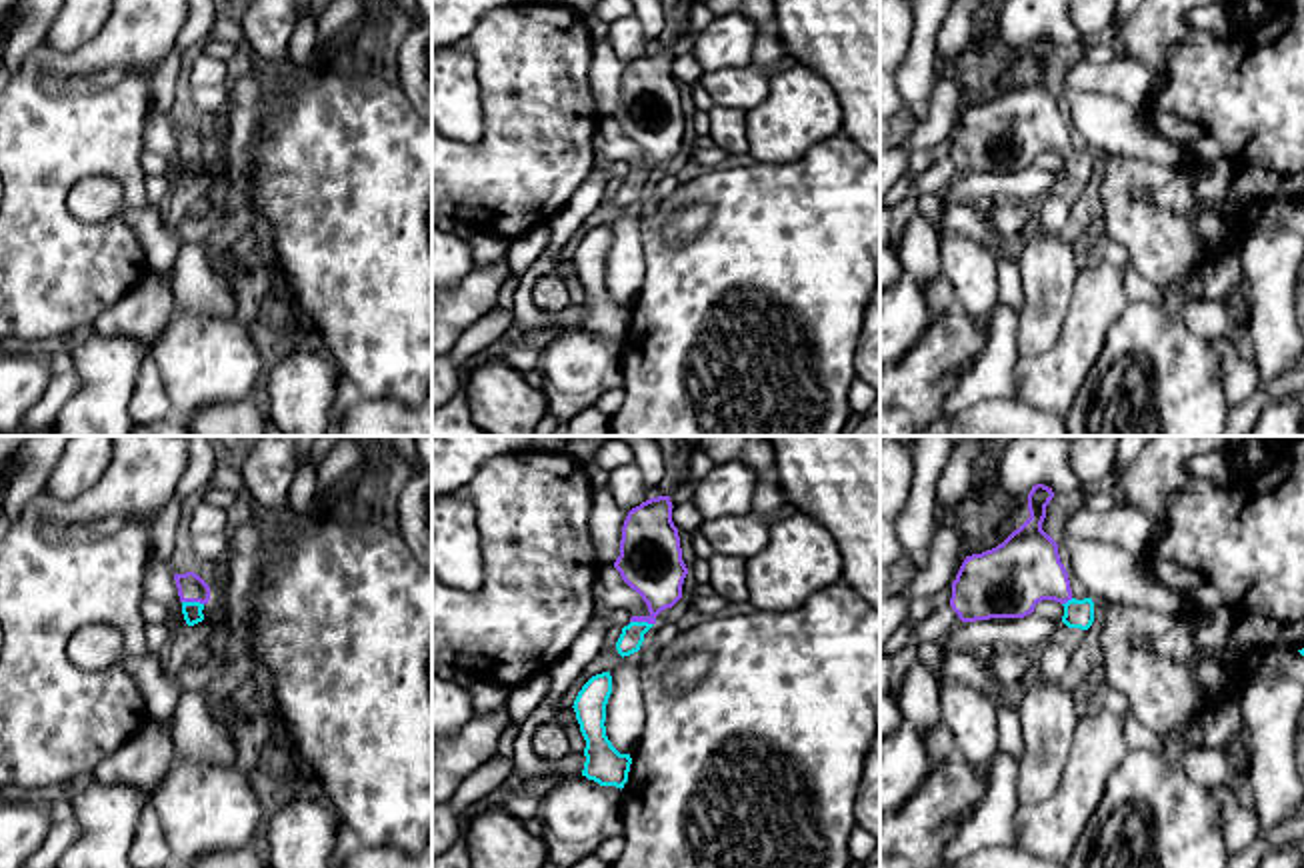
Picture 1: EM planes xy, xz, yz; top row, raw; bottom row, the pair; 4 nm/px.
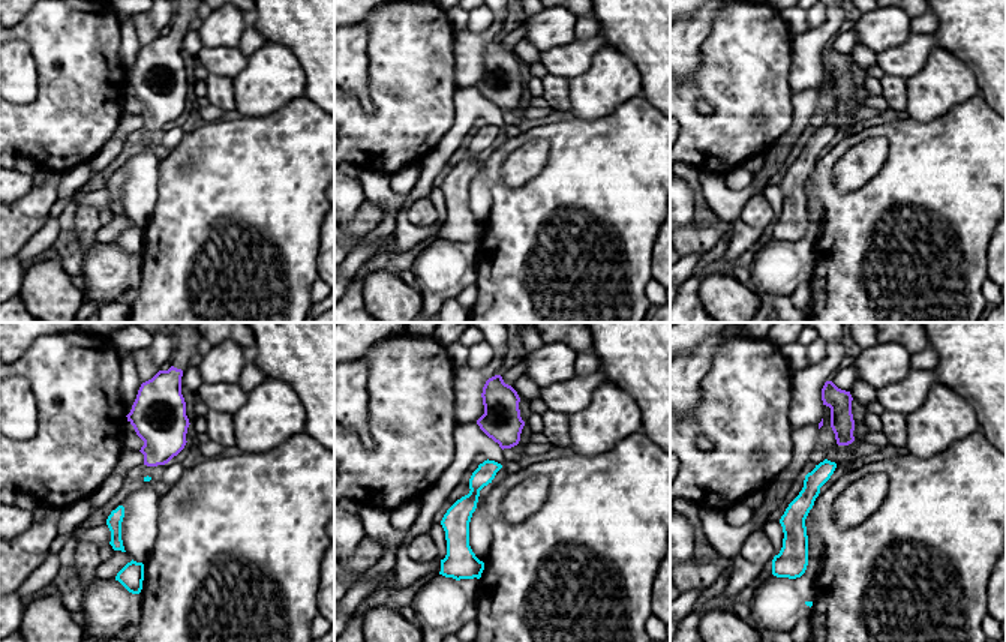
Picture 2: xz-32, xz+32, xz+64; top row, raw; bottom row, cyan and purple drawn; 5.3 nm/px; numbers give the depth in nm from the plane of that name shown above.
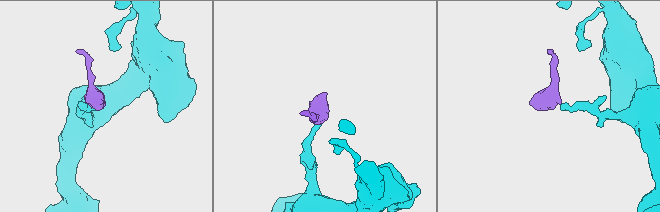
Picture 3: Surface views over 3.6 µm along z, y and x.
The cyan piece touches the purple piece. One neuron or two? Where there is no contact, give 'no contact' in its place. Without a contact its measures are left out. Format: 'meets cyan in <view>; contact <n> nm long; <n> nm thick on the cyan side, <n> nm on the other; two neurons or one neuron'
meets cyan in xz; contact 100 nm long; 90 nm thick on the cyan side, 260 nm on the other; one neuron

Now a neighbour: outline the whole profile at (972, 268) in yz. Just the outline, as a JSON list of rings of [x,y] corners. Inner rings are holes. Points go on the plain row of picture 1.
[[[938,194],[920,196],[916,206],[938,234],[938,252],[944,278],[952,284],[972,322],[984,334],[988,334],[992,316],[1000,302],[998,254],[966,236],[948,232],[940,222],[944,202],[938,198]]]

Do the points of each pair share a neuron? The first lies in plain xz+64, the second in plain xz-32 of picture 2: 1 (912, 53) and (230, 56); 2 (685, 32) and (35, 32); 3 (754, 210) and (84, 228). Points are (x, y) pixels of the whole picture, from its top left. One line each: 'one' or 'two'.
1: one
2: two
3: one

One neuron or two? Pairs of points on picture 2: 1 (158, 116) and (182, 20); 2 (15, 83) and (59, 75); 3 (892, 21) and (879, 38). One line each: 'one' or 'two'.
1: one
2: two
3: one

